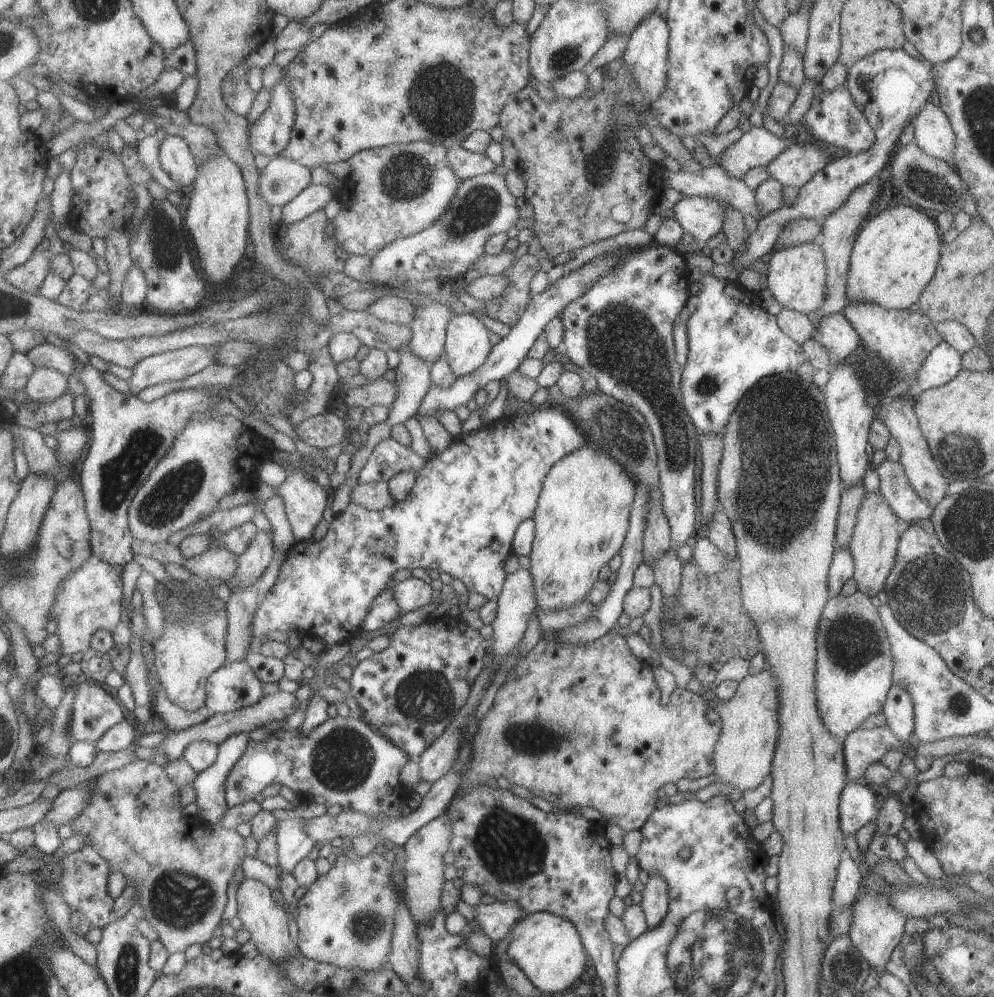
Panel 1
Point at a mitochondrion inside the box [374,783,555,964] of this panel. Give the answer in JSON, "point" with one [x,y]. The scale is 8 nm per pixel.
{"point":[510,846]}

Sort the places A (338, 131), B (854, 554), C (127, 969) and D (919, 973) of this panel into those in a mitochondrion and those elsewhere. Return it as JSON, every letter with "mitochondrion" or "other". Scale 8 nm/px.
{"A":"other","B":"other","C":"mitochondrion","D":"other"}

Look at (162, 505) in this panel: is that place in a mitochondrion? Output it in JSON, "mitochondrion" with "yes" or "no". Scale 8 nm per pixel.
{"mitochondrion":"yes"}

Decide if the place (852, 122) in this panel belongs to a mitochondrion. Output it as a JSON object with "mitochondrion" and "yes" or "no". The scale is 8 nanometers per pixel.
{"mitochondrion":"yes"}

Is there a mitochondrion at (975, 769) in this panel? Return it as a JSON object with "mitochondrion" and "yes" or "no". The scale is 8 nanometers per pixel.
{"mitochondrion":"no"}

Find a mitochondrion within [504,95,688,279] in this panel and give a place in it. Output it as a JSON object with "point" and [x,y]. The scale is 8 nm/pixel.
{"point":[598,165]}

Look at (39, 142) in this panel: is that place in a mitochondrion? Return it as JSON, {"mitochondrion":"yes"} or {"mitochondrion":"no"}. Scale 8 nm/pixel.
{"mitochondrion":"no"}

